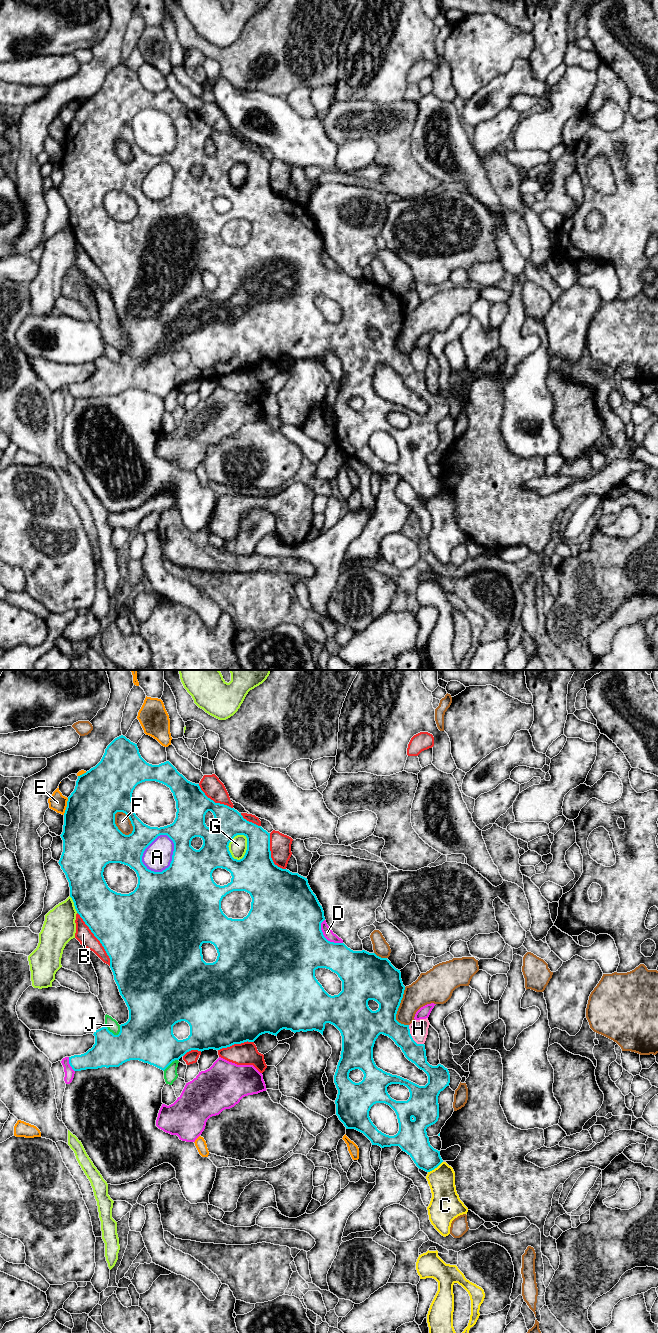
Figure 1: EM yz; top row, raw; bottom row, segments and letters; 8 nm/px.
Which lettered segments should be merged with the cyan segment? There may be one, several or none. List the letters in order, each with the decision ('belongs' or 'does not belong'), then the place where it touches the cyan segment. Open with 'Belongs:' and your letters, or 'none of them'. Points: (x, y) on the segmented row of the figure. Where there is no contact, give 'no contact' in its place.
Belongs: none of them
A: does not belong | yz (144, 850)
B: does not belong | yz (97, 938)
C: does not belong | yz (435, 1167)
D: does not belong | yz (324, 937)
E: does not belong | yz (67, 806)
F: does not belong | yz (130, 820)
G: does not belong | yz (247, 848)
H: does not belong | yz (411, 1037)
J: does not belong | yz (111, 1032)

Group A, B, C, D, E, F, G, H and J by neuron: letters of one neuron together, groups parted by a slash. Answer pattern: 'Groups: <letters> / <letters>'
Groups: A F / B E / C / D / G / H / J

